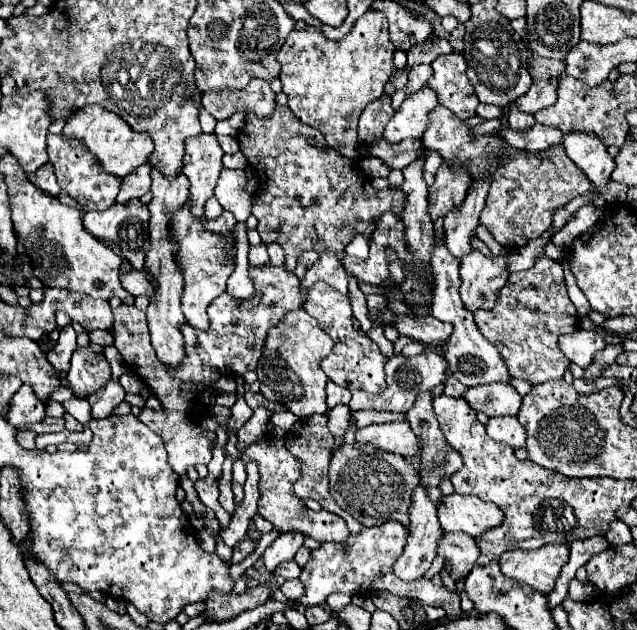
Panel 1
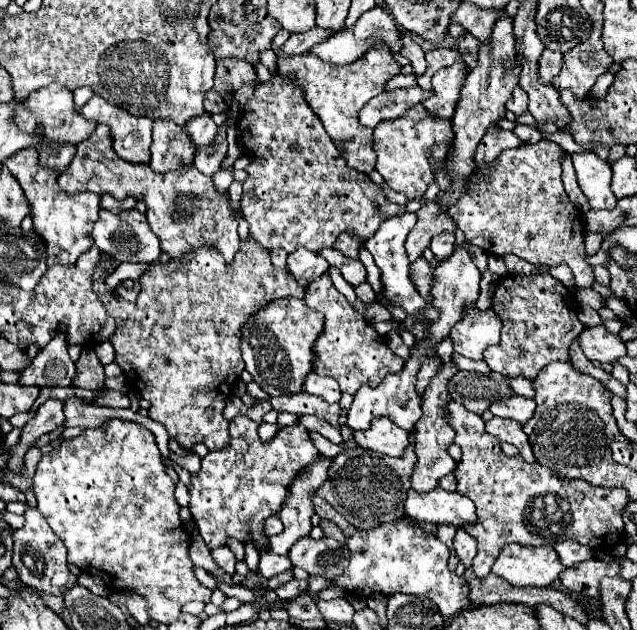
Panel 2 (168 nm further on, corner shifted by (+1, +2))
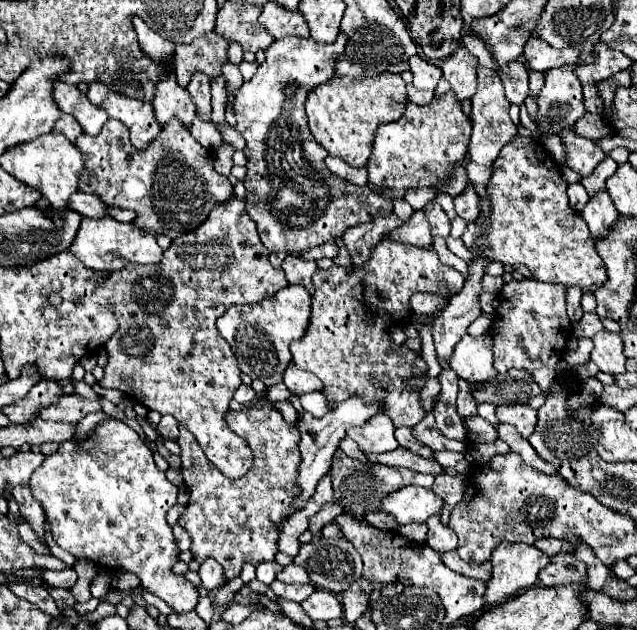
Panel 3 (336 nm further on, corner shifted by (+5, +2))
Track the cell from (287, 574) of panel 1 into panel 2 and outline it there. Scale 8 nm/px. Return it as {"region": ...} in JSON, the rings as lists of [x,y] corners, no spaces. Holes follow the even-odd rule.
{"region":[[[263,553],[261,555],[261,563],[259,563],[259,569],[261,569],[261,575],[265,579],[273,577],[273,575],[279,575],[283,571],[289,571],[293,565],[289,561],[287,555],[273,555],[273,553]]]}

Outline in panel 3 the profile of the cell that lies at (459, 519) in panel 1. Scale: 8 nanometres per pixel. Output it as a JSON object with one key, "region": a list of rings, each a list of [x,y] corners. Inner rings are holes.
{"region":[[[411,485],[391,493],[391,497],[385,497],[381,501],[381,511],[391,513],[401,525],[407,525],[425,523],[429,517],[441,515],[443,505],[445,501],[431,489]]]}

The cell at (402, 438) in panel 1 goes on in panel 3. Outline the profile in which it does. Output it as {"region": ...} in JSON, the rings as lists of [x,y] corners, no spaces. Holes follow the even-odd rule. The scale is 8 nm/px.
{"region":[[[385,413],[371,417],[363,427],[351,427],[347,435],[365,453],[385,453],[399,447],[395,439],[395,427]]]}

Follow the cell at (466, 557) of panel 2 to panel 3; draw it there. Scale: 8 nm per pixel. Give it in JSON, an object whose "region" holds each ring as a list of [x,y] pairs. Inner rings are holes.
{"region":[[[429,519],[427,521],[427,543],[435,549],[435,551],[455,551],[457,549],[457,536],[449,527],[443,527],[439,519]]]}

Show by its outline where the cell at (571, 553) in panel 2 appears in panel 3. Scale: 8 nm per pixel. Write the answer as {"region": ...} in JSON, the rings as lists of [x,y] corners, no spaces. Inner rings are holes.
{"region":[[[543,537],[539,541],[535,541],[535,547],[539,547],[541,551],[545,551],[549,557],[553,557],[555,553],[575,553],[575,547],[569,541],[563,539],[553,539],[553,537]]]}

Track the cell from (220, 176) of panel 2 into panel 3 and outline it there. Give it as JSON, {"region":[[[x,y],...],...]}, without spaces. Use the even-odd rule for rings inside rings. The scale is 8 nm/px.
{"region":[[[221,145],[221,147],[217,149],[217,153],[215,153],[215,163],[213,163],[217,173],[229,175],[229,171],[231,171],[231,167],[233,167],[231,155],[233,155],[233,147],[229,147],[229,145]]]}

